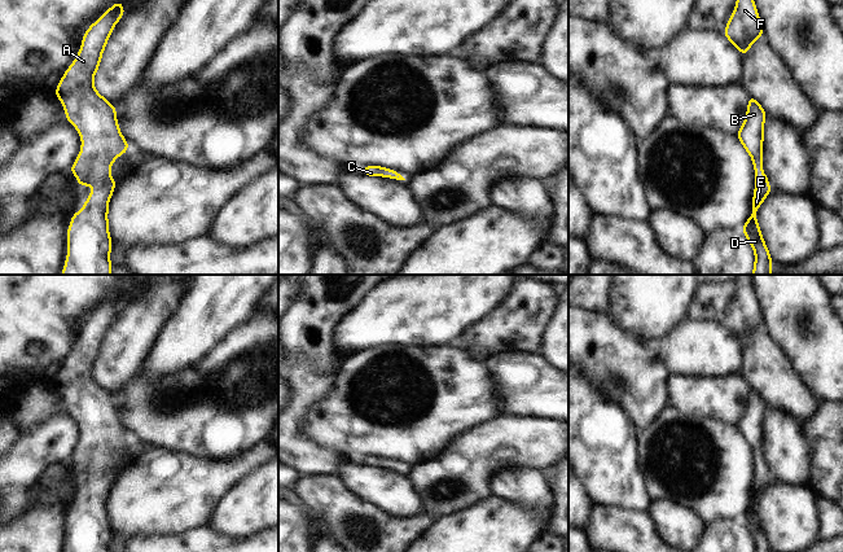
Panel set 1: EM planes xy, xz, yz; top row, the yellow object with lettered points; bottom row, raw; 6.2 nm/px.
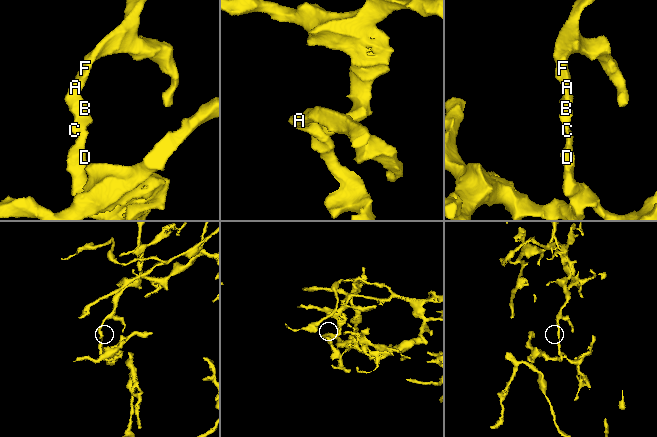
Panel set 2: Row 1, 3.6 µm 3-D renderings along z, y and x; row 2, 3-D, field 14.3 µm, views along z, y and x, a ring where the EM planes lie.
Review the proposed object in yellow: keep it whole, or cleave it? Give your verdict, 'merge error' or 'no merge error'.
no merge error

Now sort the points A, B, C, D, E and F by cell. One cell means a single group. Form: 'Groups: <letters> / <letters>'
Groups: A B C D E F.

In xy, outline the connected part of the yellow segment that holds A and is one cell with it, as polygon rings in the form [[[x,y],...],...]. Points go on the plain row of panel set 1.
[[[117,292],[85,321],[75,351],[62,365],[54,385],[60,389],[67,413],[80,424],[82,438],[70,461],[78,474],[92,474],[84,498],[71,507],[65,552],[110,552],[109,490],[115,469],[109,461],[129,435],[117,412],[117,400],[93,376],[104,339],[114,316],[124,306]]]

